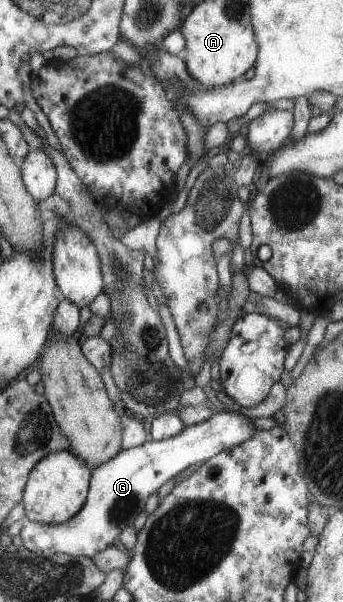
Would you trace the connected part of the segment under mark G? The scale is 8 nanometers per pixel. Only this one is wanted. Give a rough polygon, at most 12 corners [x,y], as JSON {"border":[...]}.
{"border":[[214,411],[169,439],[91,469],[63,524],[24,521],[34,554],[90,558],[132,527],[149,495],[189,465],[253,437]]}

